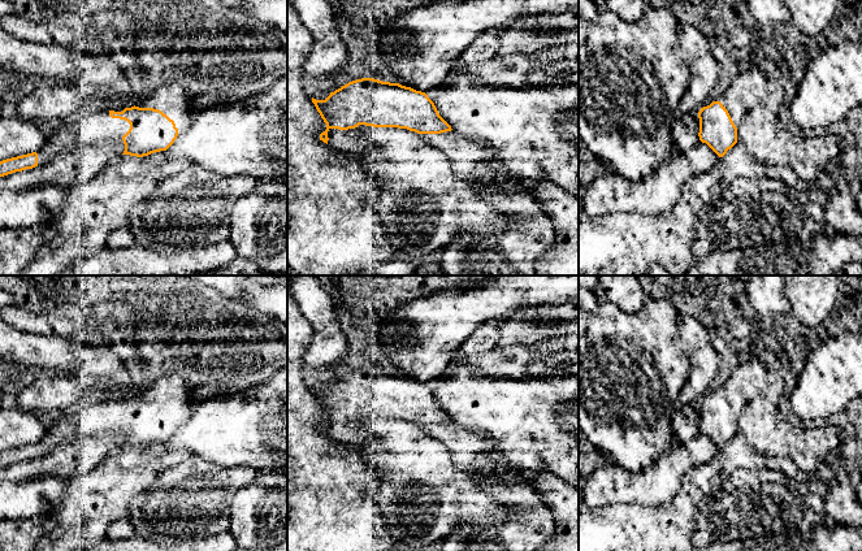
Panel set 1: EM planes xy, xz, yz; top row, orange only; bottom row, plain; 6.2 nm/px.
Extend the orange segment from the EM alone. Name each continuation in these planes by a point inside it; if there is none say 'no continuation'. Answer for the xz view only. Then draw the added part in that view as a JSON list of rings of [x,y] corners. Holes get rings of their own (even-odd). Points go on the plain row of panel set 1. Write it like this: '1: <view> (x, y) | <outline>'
1: xz (350, 433) | [[[359,416],[358,418],[348,421],[329,420],[328,437],[332,441],[345,444],[352,450],[372,447],[377,442],[361,426],[364,421],[372,421],[372,420],[374,418],[365,416]]]

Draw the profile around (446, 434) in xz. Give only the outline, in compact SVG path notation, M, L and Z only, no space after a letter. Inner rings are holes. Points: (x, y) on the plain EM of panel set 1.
M455 421L441 425L419 425L430 437L441 441L451 454L454 465L459 469L472 472L472 464L477 454L488 455L498 469L517 469L507 463L494 442L491 434L467 430Z

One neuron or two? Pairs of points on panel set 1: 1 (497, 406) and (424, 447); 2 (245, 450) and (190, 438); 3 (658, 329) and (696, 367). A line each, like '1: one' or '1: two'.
1: two
2: one
3: two

